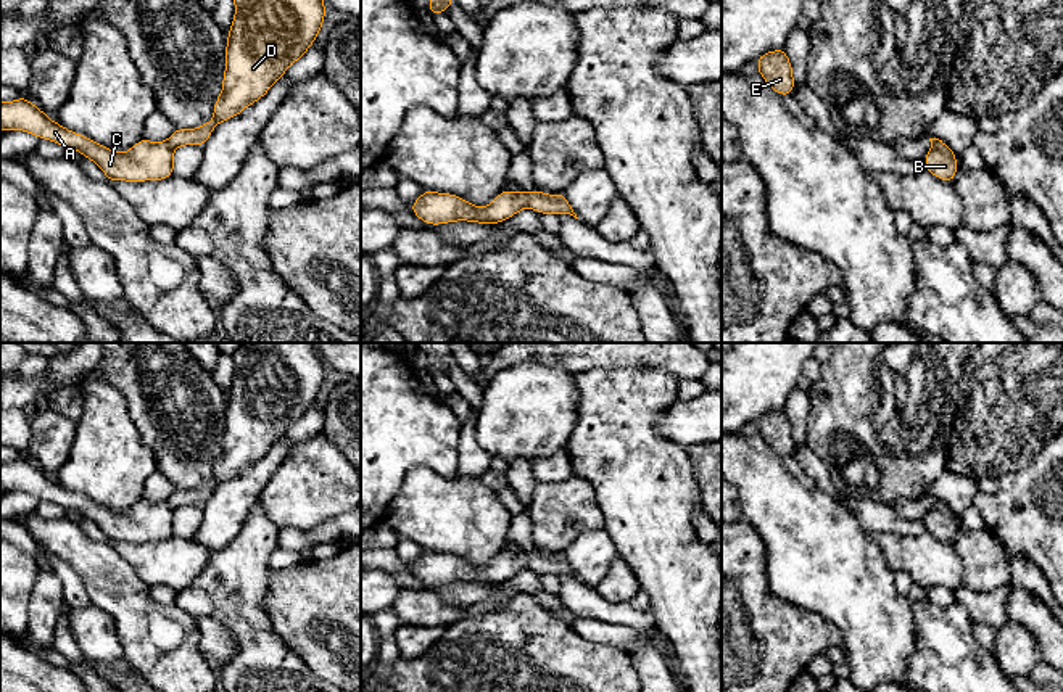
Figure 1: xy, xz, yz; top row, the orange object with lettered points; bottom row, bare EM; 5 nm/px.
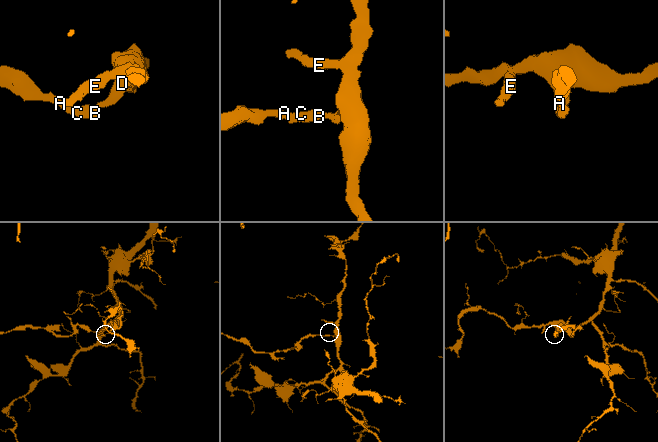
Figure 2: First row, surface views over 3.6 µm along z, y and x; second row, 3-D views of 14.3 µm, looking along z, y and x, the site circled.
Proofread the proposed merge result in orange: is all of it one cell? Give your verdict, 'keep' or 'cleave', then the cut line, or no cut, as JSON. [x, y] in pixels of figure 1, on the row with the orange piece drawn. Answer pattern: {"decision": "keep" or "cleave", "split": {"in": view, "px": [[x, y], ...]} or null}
{"decision": "cleave", "split": {"in": "xz", "px": [[527, 193], [529, 205]]}}

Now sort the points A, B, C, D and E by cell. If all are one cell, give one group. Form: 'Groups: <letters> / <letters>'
Groups: A B C / D E

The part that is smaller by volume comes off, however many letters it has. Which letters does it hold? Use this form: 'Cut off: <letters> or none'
Cut off: A, B, C

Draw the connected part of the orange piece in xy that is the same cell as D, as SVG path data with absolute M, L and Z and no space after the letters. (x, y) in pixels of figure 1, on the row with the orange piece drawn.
M234 0L222 93L214 116L198 129L176 129L166 143L203 146L219 122L238 116L314 43L325 19L324 0Z

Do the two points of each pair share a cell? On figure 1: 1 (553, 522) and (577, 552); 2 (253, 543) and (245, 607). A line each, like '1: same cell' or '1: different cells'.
1: different cells
2: same cell

